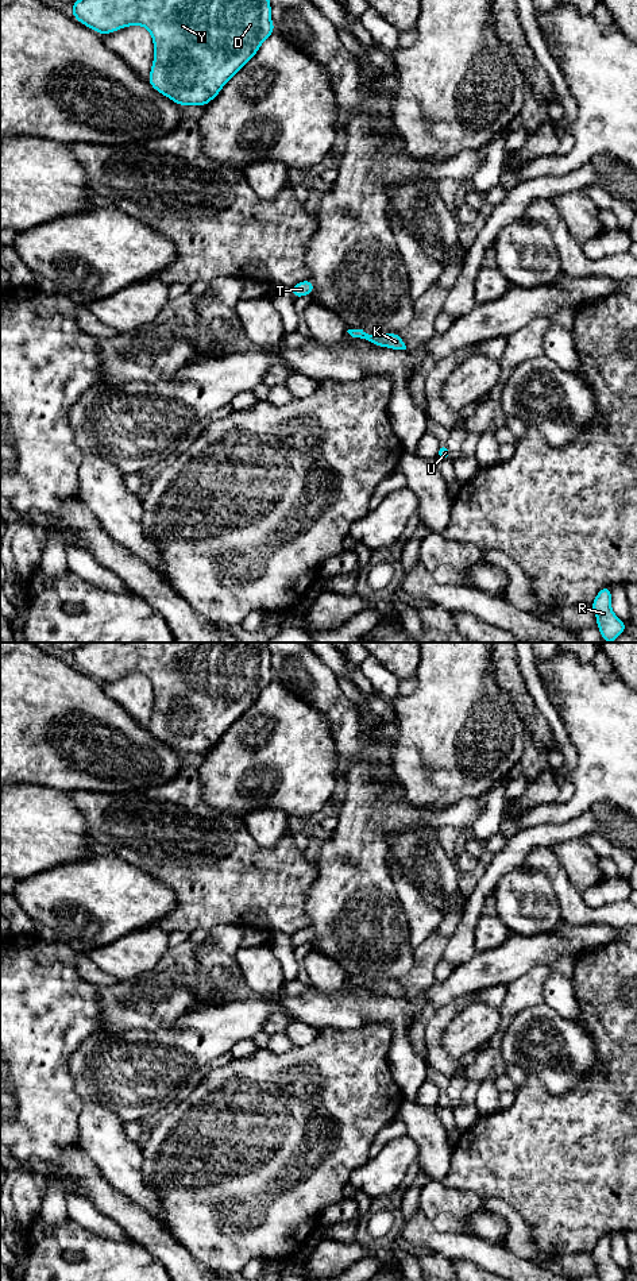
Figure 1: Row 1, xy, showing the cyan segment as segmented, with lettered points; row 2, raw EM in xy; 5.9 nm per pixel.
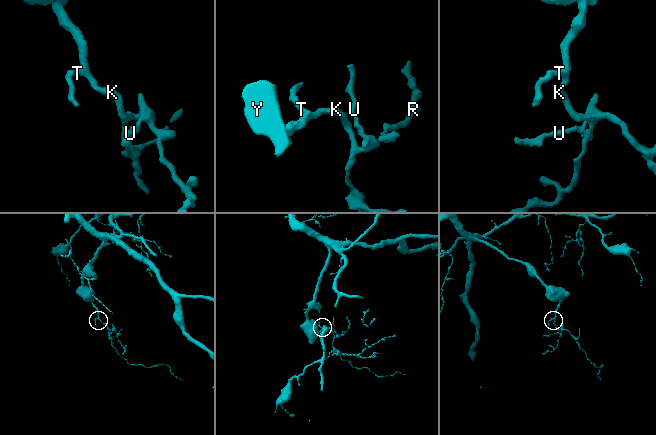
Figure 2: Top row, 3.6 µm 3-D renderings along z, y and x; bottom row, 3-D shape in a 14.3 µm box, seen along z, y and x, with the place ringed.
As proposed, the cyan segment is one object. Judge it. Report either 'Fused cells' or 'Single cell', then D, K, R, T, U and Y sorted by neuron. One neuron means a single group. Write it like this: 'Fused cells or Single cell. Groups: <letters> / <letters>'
Single cell. Groups: D K R T U Y

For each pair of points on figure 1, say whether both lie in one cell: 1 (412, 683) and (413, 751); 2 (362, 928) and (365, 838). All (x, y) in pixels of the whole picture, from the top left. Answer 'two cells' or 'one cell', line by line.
1: two cells
2: one cell

